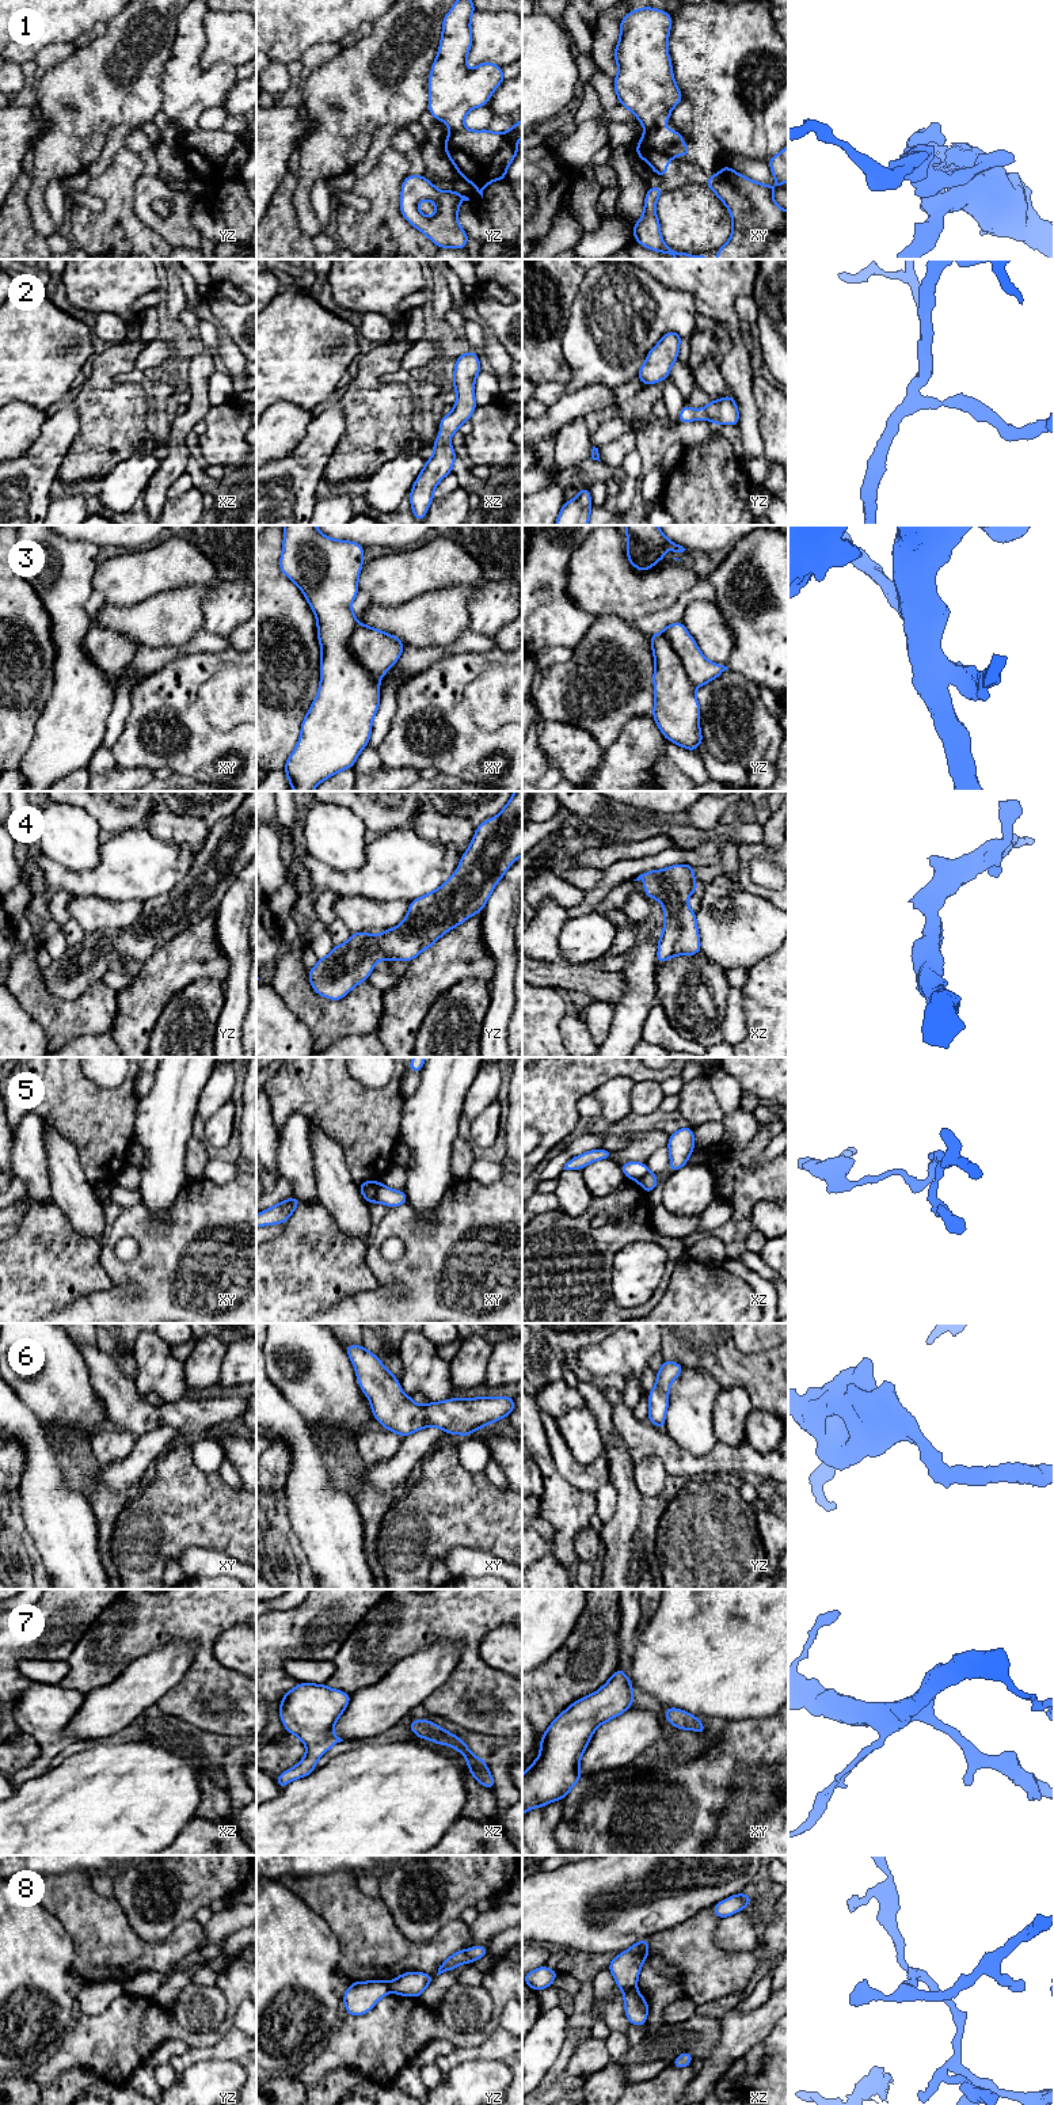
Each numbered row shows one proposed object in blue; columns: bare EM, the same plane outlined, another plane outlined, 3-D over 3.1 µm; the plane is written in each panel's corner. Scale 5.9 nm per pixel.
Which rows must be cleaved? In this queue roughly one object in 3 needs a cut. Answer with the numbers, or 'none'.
3, 5, 8

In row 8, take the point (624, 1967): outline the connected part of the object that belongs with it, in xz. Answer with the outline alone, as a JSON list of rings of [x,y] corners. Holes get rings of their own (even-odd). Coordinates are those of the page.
[[[650,1938],[635,1942],[624,1953],[616,1954],[608,1965],[620,1990],[629,1990],[638,1986],[639,1972],[648,1957]]]

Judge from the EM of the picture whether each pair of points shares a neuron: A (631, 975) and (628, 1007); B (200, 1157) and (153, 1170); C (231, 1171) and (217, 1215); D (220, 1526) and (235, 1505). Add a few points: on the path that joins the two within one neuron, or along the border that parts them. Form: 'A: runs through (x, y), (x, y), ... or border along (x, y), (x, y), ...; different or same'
A: runs through (632, 983), (632, 999); same
B: border along (191, 1136), (185, 1159), (187, 1178); different
C: border along (239, 1173), (224, 1184), (213, 1184), (204, 1178); different
D: runs through (225, 1520), (235, 1511); same

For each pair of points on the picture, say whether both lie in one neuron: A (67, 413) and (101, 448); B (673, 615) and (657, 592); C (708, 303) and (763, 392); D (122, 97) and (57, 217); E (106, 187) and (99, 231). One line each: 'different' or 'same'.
A: different
B: different
C: different
D: different
E: same

